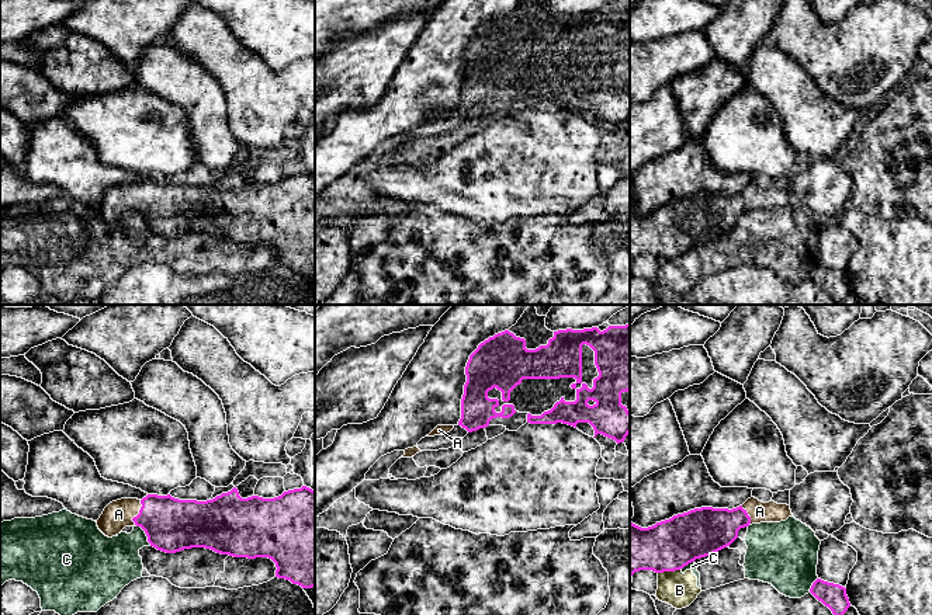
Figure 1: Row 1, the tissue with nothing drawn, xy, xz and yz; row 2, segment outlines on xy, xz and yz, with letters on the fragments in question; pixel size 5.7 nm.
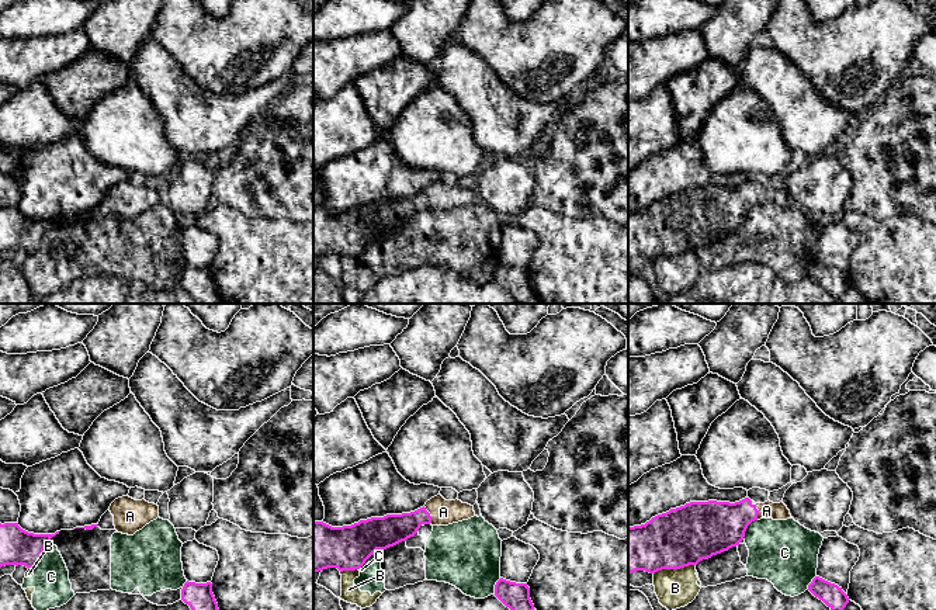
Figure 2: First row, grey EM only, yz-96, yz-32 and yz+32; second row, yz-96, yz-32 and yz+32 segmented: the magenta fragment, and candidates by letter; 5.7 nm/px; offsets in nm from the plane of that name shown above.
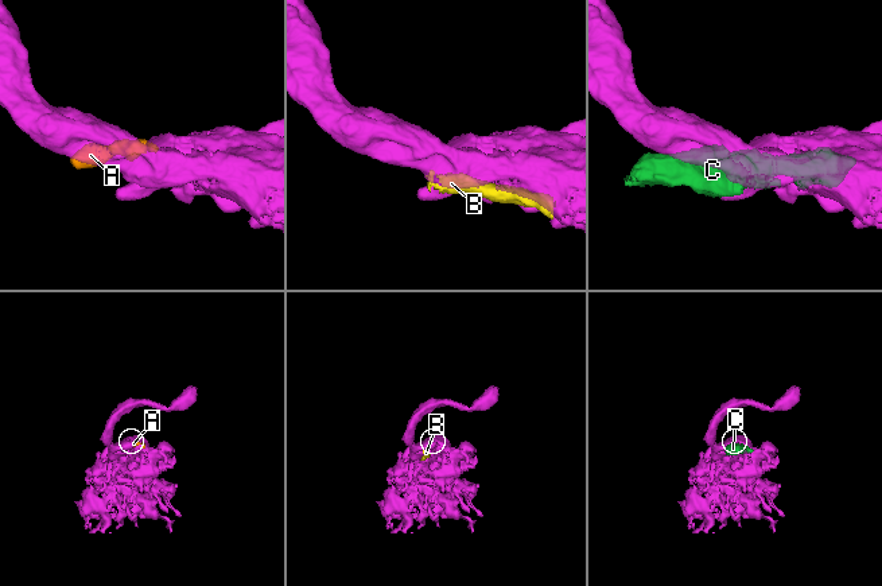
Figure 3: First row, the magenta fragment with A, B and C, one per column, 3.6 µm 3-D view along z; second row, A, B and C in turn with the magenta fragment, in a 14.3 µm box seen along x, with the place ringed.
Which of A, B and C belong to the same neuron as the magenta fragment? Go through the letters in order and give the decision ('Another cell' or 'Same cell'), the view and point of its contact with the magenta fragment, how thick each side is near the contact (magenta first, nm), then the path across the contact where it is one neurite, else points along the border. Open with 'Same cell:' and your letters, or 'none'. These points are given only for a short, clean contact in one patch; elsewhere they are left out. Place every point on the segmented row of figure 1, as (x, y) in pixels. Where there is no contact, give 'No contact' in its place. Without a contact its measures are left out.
Same cell: A
A: Same cell. Touches magenta at xy (139, 513). Thickness 300 nm (magenta) against 160 nm. Path across: xy (170, 524), (153, 513), (139, 513), (118, 514)
B: Another cell. Touches magenta at yz (668, 570). Thickness 300 nm (magenta) against 200 nm
C: Another cell. Touches magenta at xy (146, 535). Thickness 300 nm (magenta) against 300 nm

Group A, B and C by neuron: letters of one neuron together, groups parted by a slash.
A / B C

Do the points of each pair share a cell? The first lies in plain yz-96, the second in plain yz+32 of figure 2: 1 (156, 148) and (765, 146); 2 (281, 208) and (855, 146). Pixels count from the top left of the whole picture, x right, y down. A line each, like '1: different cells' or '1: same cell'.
1: same cell
2: same cell

